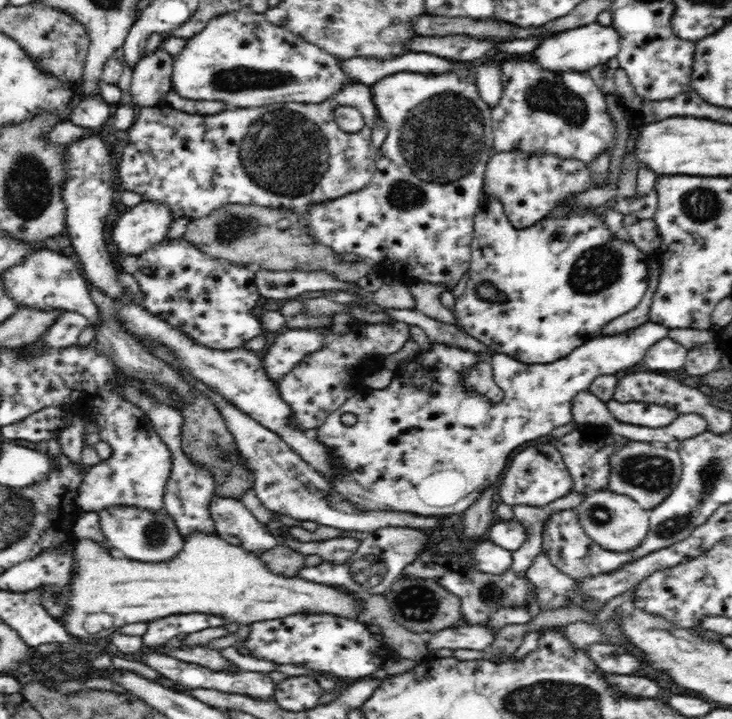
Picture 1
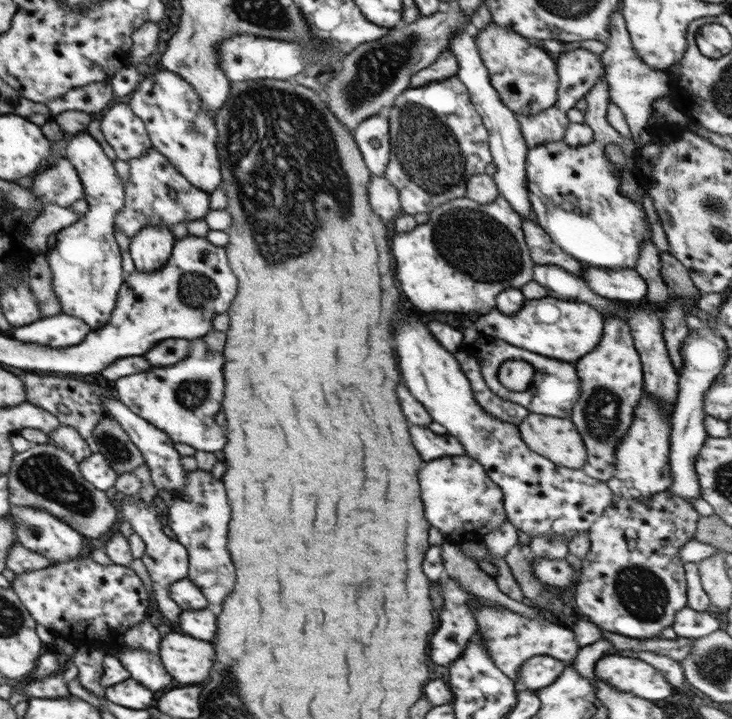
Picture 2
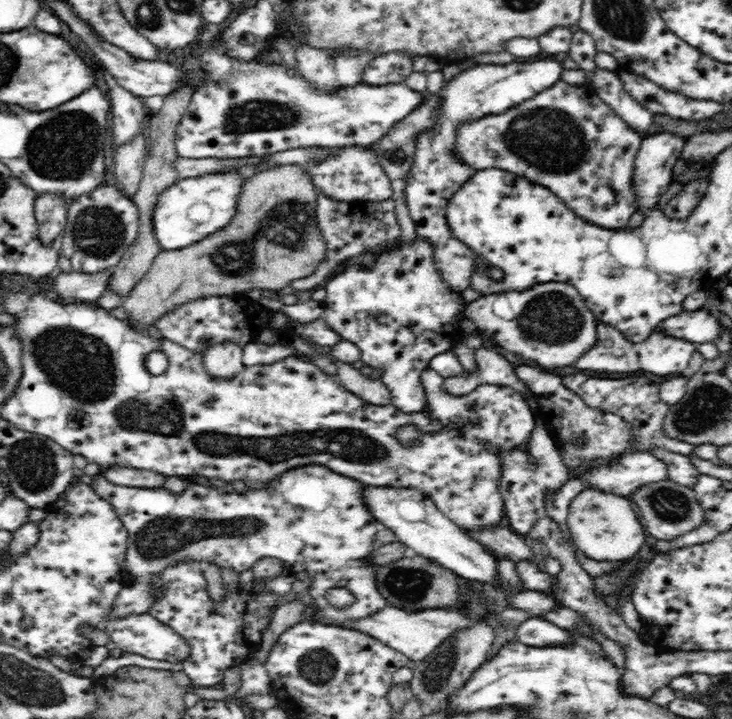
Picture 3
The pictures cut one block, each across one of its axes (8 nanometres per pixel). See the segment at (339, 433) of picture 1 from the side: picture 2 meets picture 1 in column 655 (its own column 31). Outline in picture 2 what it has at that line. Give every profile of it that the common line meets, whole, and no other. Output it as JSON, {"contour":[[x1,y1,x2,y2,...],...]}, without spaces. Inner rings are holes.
{"contour":[[59,313,55,316,40,318,29,326,21,326,13,330,13,340,39,344,49,348,67,348,75,346,90,331,89,326,69,314]]}

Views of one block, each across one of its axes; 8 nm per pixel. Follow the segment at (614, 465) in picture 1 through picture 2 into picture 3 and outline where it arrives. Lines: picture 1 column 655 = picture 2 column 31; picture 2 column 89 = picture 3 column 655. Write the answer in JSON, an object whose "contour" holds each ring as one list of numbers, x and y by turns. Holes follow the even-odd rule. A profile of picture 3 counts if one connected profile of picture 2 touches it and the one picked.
{"contour":[[672,479,643,487,634,494,630,494,628,499,632,504,636,504,634,509,640,512,646,530,657,540,670,542,706,524,706,511,697,499,696,490,678,486]]}

